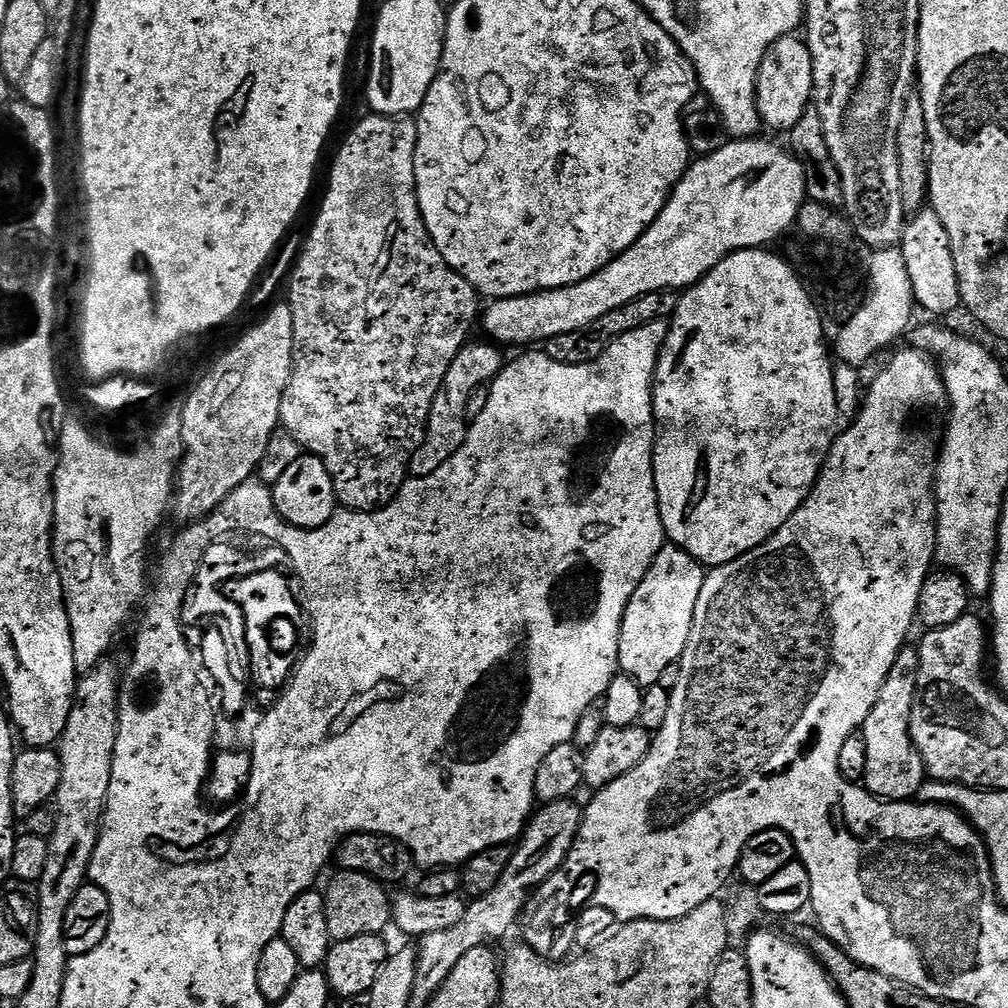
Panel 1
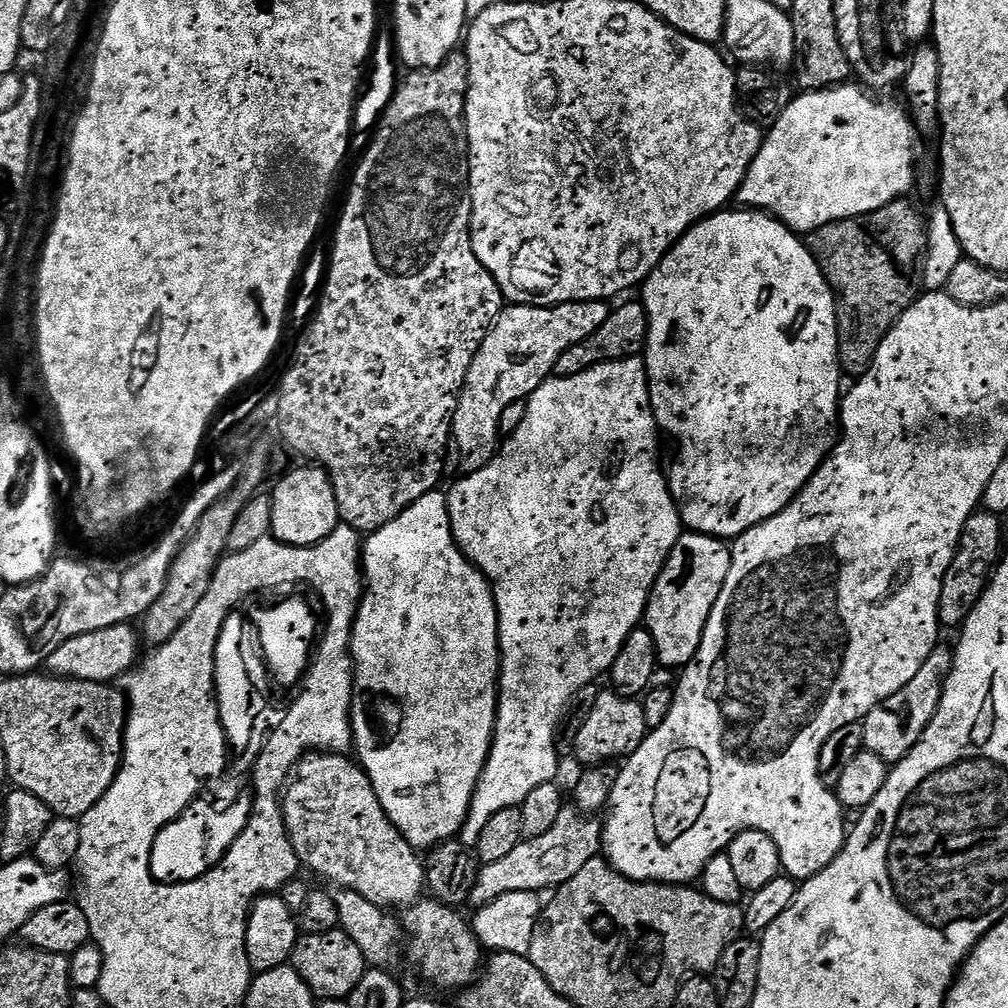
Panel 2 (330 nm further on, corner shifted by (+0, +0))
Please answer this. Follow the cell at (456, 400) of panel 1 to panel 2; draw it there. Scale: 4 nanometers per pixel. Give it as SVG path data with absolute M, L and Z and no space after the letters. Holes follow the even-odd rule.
M579 300L573 304L556 304L553 308L535 308L532 304L514 304L505 307L496 323L486 334L478 354L474 354L474 362L470 362L468 373L464 379L464 387L460 389L460 397L456 400L456 408L452 411L452 430L448 438L447 467L456 471L457 477L469 476L488 465L494 455L498 439L501 435L500 419L502 410L515 400L527 401L534 390L555 373L558 358L570 346L590 338L606 322L610 308L602 300Z

